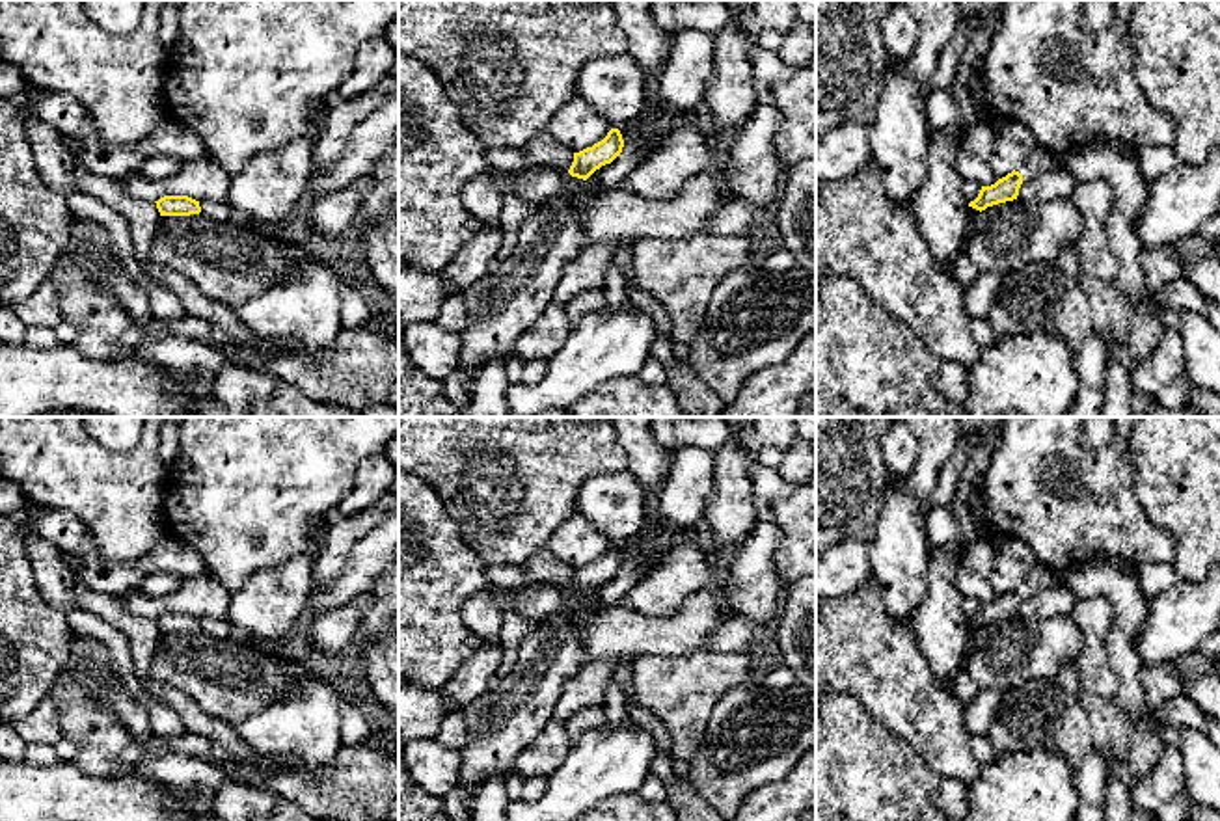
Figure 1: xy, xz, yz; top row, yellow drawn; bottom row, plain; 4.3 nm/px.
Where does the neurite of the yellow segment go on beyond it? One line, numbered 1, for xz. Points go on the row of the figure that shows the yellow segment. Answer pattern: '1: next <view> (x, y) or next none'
1: next none

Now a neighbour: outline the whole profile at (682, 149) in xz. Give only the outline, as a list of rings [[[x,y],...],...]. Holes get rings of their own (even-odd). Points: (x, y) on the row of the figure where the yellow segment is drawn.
[[[671,115],[656,132],[654,143],[644,162],[624,182],[630,192],[646,199],[672,199],[691,177],[715,166],[708,141],[708,127],[698,115]]]

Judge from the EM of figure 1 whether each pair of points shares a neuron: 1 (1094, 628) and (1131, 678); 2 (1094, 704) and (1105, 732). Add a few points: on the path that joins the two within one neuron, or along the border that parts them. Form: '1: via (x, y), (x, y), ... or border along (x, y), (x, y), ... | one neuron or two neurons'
1: border along (1105, 598), (1112, 609), (1107, 659), (1116, 686) | two neurons
2: via (1101, 712), (1105, 725) | one neuron

